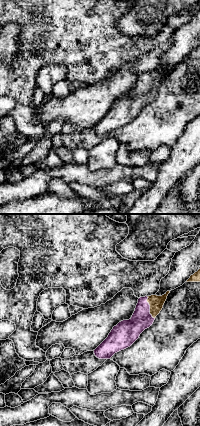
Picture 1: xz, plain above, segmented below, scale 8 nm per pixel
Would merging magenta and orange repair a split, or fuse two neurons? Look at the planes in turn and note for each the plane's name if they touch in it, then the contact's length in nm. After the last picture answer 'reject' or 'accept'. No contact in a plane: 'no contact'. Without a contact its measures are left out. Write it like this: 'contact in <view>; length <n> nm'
contact in xz; length 200 nm

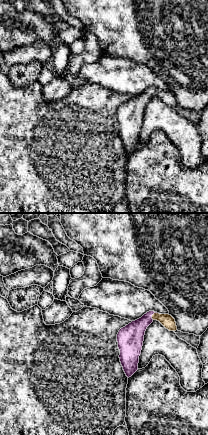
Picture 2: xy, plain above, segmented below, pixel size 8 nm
contact in xy; length 70 nm

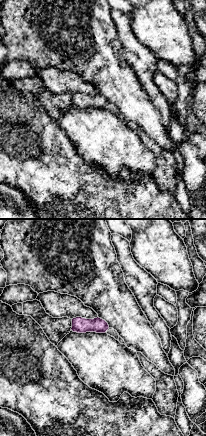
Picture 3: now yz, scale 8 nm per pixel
no contact

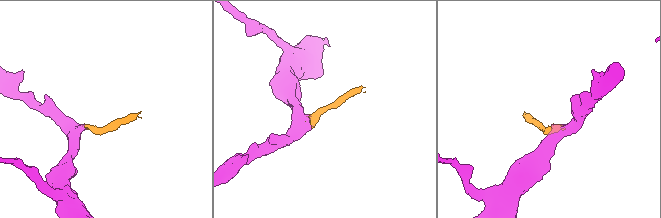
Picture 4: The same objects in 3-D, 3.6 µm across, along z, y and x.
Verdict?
accept

